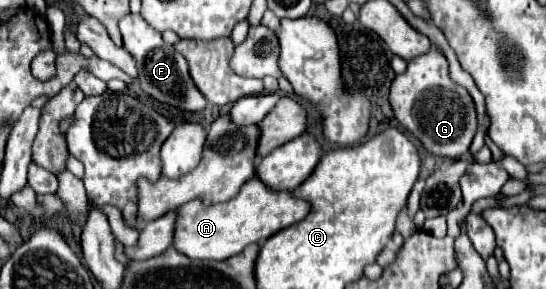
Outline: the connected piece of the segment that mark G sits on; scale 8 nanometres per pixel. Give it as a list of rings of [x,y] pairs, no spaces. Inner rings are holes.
[[[439,49],[409,61],[407,71],[391,83],[389,103],[395,119],[421,141],[423,149],[439,157],[457,157],[469,153],[469,145],[477,131],[475,103],[465,87],[459,87],[449,77],[449,63]]]

